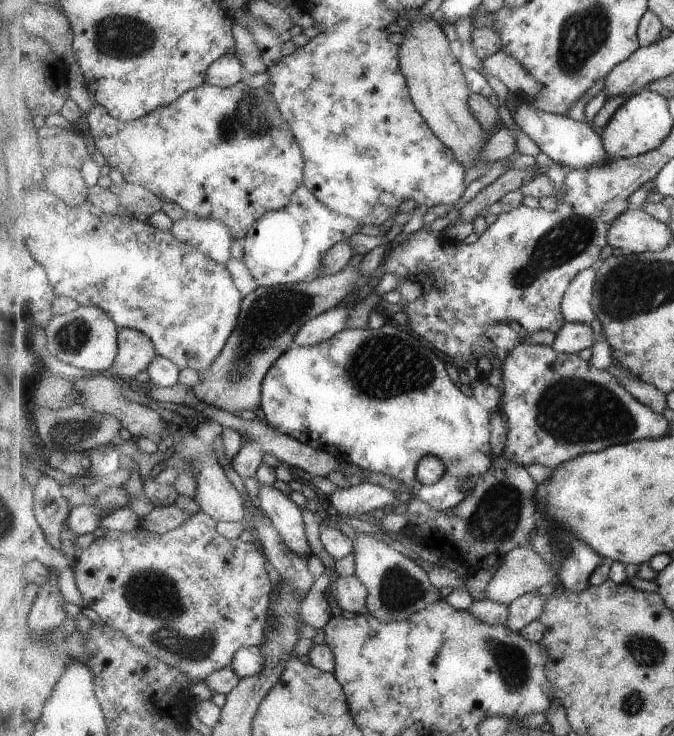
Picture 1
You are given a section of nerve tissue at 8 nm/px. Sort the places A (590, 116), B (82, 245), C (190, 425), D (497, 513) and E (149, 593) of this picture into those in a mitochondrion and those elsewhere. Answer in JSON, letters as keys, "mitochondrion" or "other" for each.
{"A":"other","B":"mitochondrion","C":"other","D":"mitochondrion","E":"mitochondrion"}

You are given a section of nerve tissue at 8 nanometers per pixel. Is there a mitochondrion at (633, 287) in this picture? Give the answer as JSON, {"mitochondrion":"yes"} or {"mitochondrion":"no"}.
{"mitochondrion":"yes"}

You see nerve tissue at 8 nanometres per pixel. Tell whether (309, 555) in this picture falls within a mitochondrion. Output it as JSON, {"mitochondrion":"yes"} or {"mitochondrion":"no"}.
{"mitochondrion":"no"}

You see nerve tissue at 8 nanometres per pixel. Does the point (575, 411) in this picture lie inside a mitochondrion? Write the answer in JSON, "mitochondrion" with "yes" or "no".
{"mitochondrion":"yes"}

